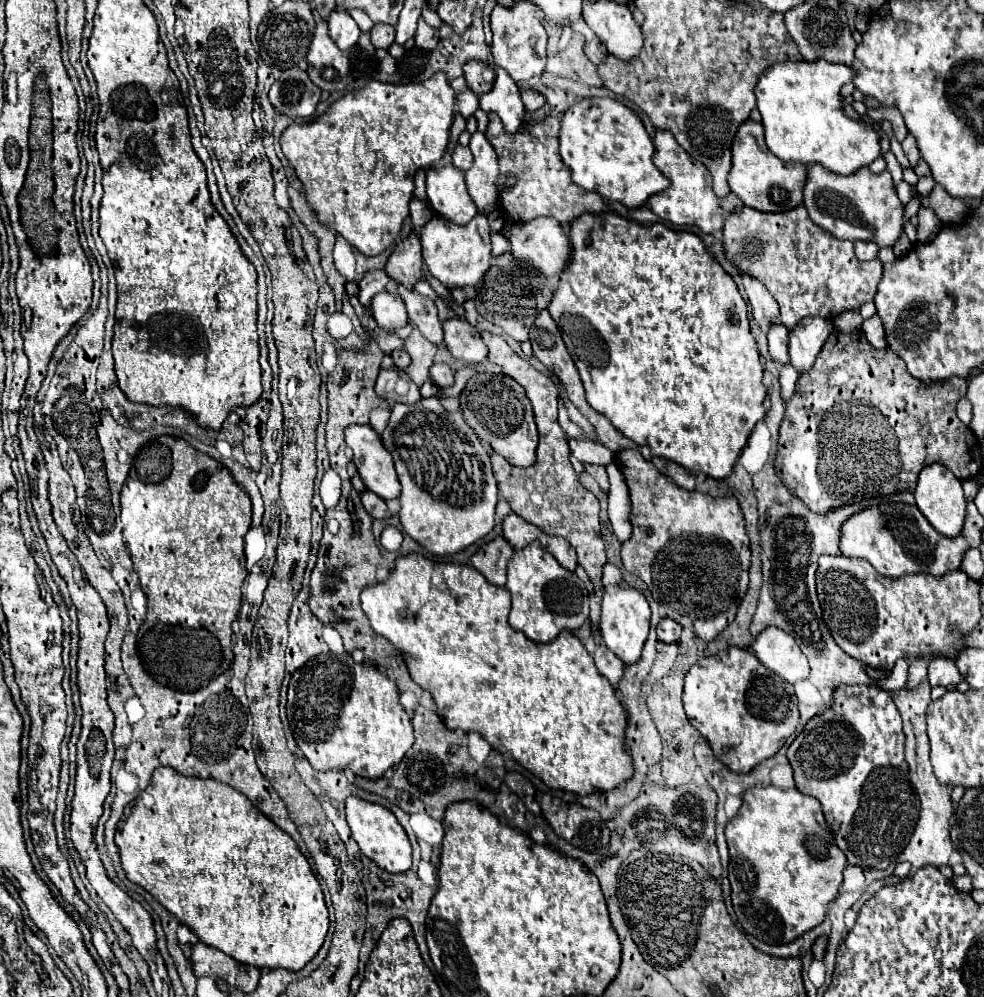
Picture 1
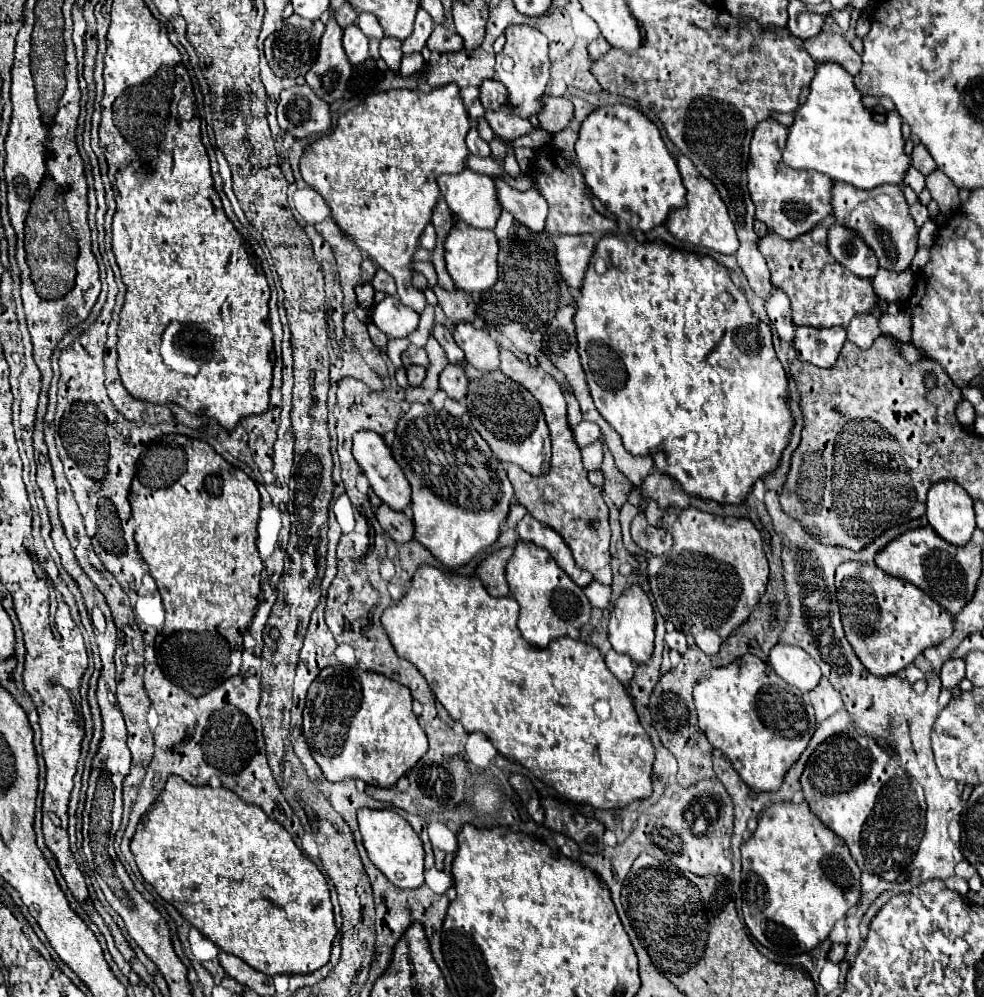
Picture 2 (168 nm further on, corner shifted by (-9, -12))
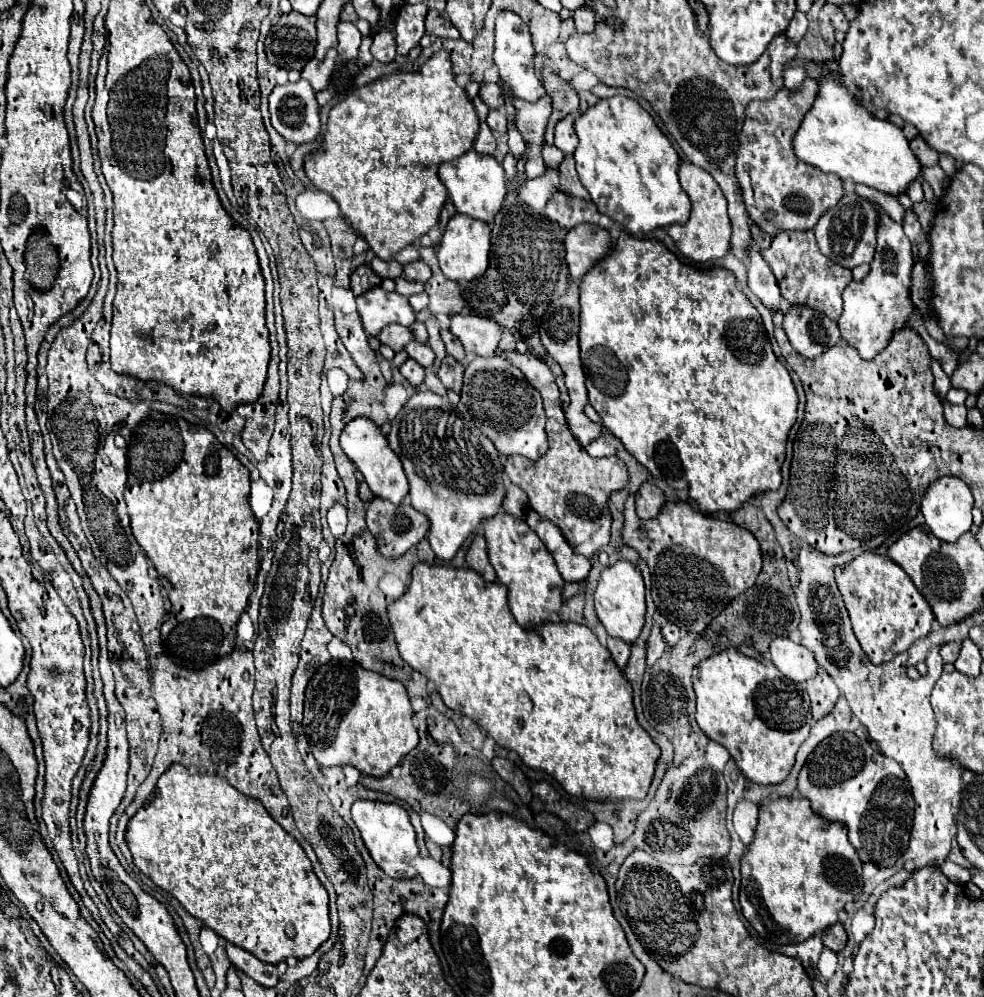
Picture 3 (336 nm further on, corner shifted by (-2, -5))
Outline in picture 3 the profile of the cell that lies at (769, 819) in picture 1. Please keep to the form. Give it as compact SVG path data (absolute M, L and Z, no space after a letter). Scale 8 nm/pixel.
M774 799L760 807L752 845L742 857L740 905L748 923L766 941L788 945L802 943L838 921L838 913L862 893L862 861L850 845L846 825L828 821L812 811L808 799Z

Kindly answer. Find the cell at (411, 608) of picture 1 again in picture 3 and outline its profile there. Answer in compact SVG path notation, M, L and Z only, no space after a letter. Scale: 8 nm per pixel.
M418 563L412 569L412 581L410 581L406 593L388 607L388 615L390 615L394 635L396 635L400 657L412 669L420 671L430 681L434 681L446 707L456 711L456 707L462 705L464 715L468 715L472 721L476 719L478 725L498 745L502 745L506 749L514 749L528 767L540 769L540 771L546 771L548 775L552 775L566 789L566 793L572 797L584 797L584 799L592 799L592 801L618 801L618 799L644 799L646 797L648 787L650 787L652 777L654 777L656 761L660 757L660 747L638 725L634 705L632 705L632 687L628 685L628 681L624 681L624 677L622 677L618 665L614 665L608 649L600 645L596 635L586 625L550 621L550 623L536 625L536 627L522 627L520 623L516 623L516 619L510 613L508 589L502 583L498 583L498 581L486 583L474 569L468 569L468 567L456 569L456 567L428 565L428 563Z

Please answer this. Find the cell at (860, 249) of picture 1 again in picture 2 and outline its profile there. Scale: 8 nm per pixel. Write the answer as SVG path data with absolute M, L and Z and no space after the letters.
M833 224L829 228L829 250L843 264L857 276L873 278L879 264L873 254L873 250L857 236L847 232L845 228L839 228L839 224Z

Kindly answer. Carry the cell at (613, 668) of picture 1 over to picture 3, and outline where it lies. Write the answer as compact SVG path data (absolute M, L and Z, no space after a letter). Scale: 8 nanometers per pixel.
M608 637L608 651L612 653L616 665L618 665L620 669L624 669L626 661L628 661L628 657L630 657L630 645L624 643L624 641L620 641L620 639Z

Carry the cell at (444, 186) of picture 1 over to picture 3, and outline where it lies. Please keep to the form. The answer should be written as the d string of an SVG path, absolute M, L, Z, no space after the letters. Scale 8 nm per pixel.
M470 149L468 153L448 161L448 163L442 163L438 175L440 175L442 183L446 185L448 195L456 205L456 211L460 211L472 219L486 221L486 223L494 221L494 215L500 211L502 201L508 191L504 169L494 159L494 155L480 155L474 149Z

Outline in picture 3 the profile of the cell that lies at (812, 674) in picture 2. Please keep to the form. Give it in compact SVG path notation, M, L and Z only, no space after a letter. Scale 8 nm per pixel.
M776 637L770 643L770 655L772 663L792 681L808 681L816 677L818 663L814 661L814 655L788 637Z

